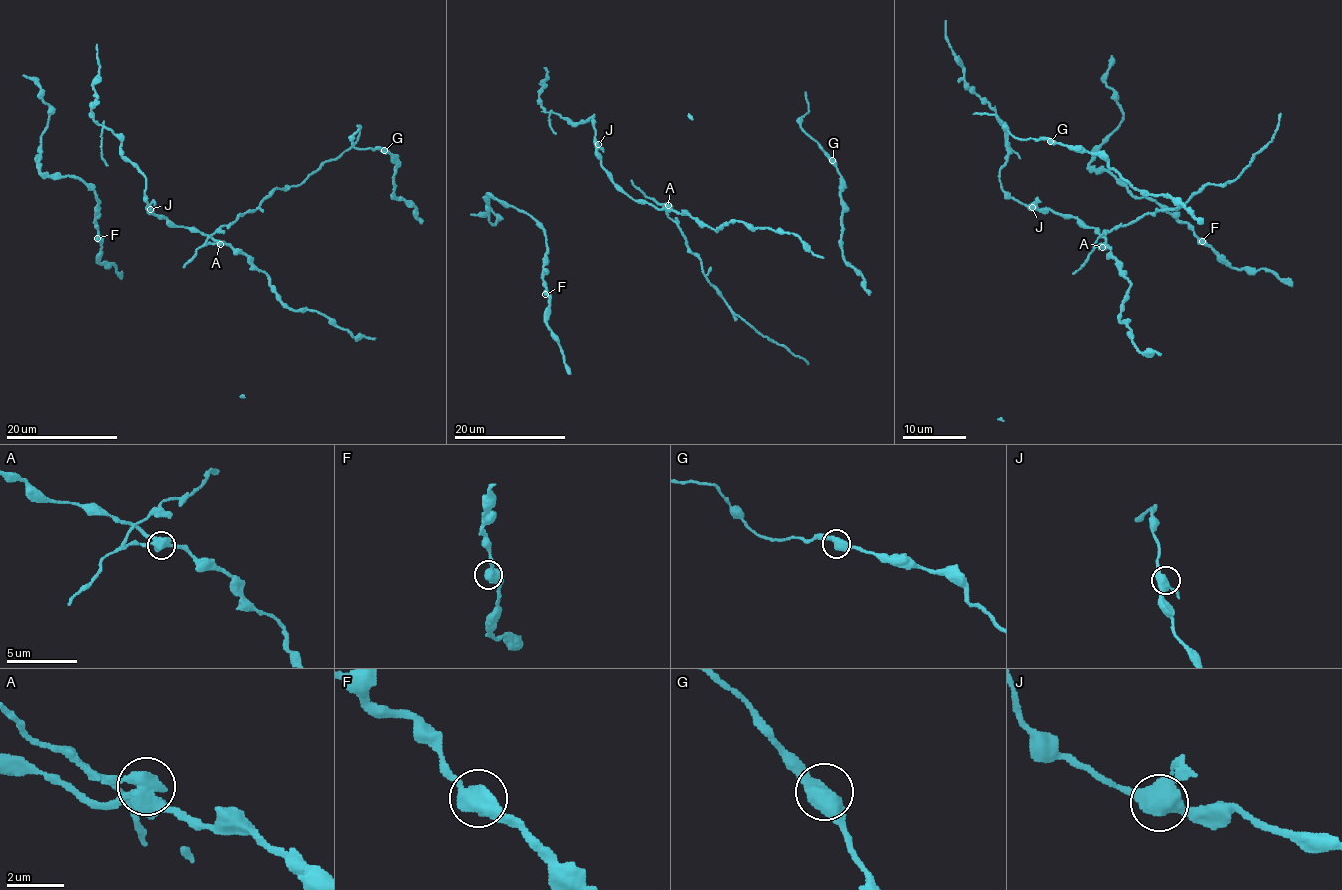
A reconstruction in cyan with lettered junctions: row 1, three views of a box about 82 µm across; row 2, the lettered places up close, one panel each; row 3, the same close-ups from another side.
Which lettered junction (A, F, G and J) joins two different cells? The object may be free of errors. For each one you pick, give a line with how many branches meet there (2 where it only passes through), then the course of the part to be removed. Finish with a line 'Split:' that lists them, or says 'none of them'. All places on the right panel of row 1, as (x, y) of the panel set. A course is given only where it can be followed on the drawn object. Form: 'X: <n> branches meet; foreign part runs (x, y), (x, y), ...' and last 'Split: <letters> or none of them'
A: 3 branches meet; foreign part runs (1102, 247), (1094, 242), (1115, 226), (1181, 207), (1208, 184), (1233, 181), (1271, 139), (1281, 113)
Split: A

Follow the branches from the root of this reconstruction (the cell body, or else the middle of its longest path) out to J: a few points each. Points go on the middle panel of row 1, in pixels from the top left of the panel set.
J: (662, 207), (658, 209), (629, 197), (601, 164), (598, 144)

